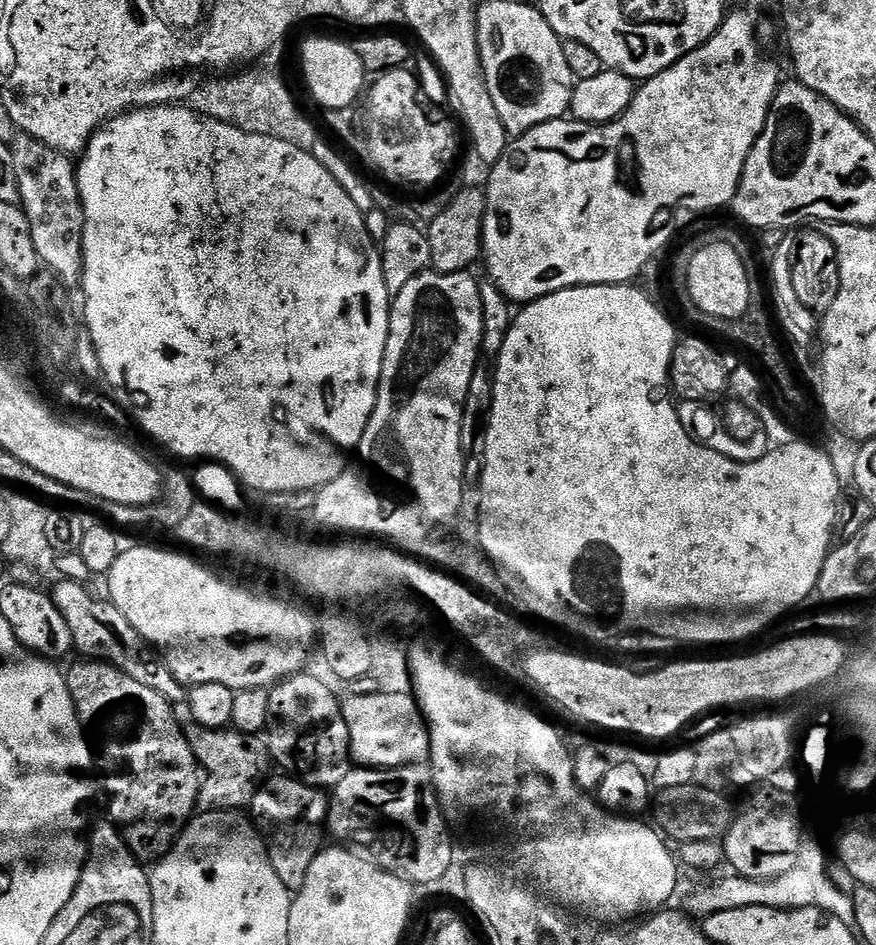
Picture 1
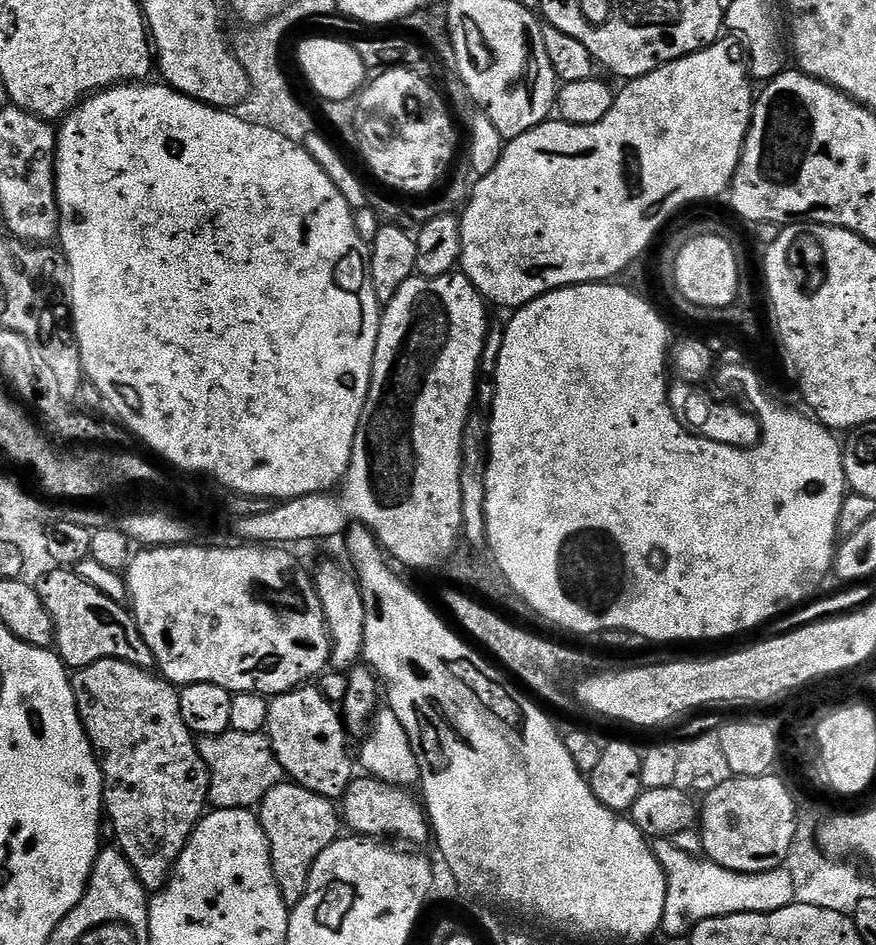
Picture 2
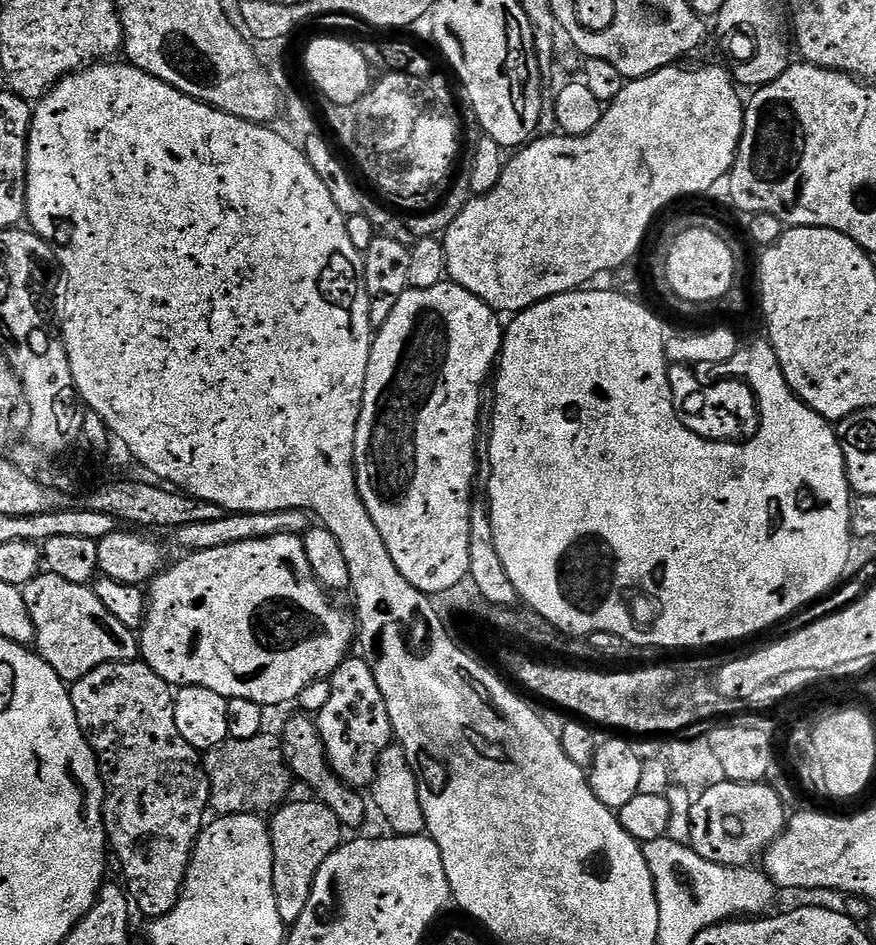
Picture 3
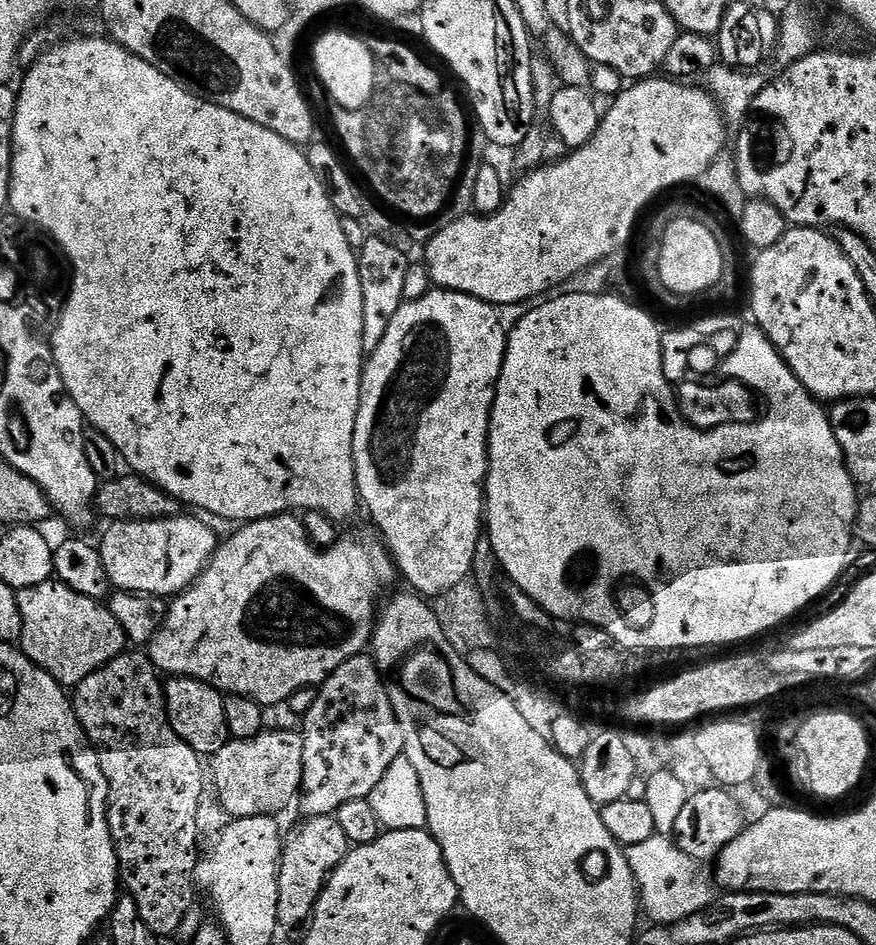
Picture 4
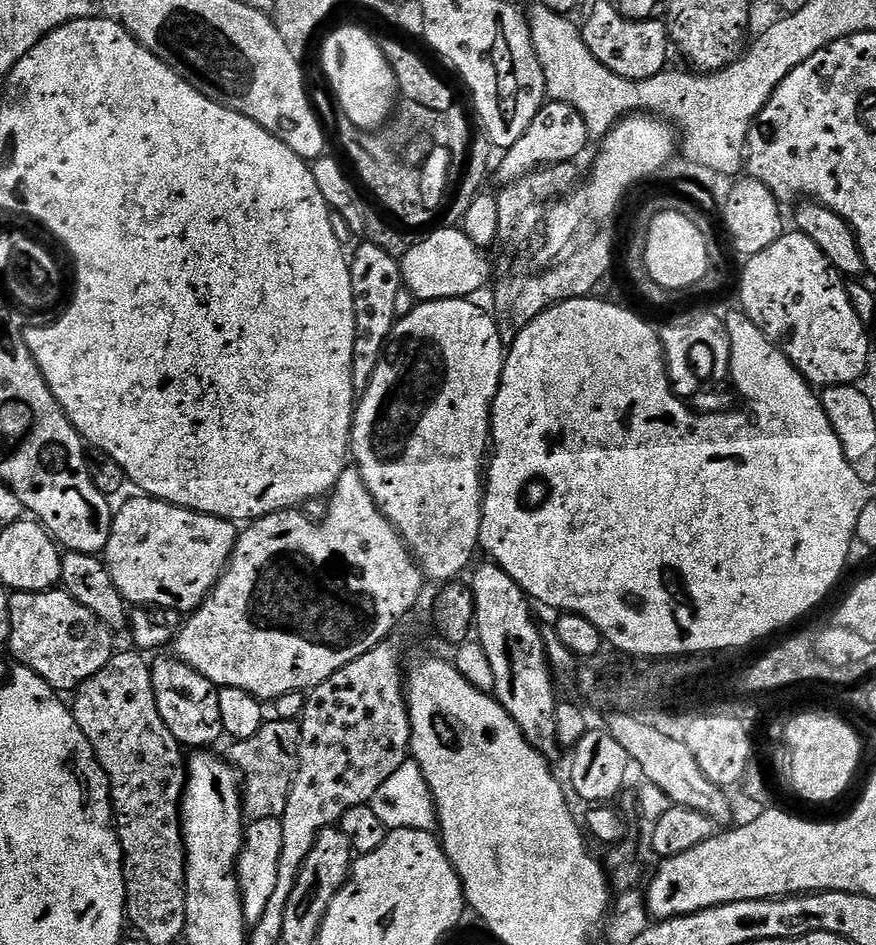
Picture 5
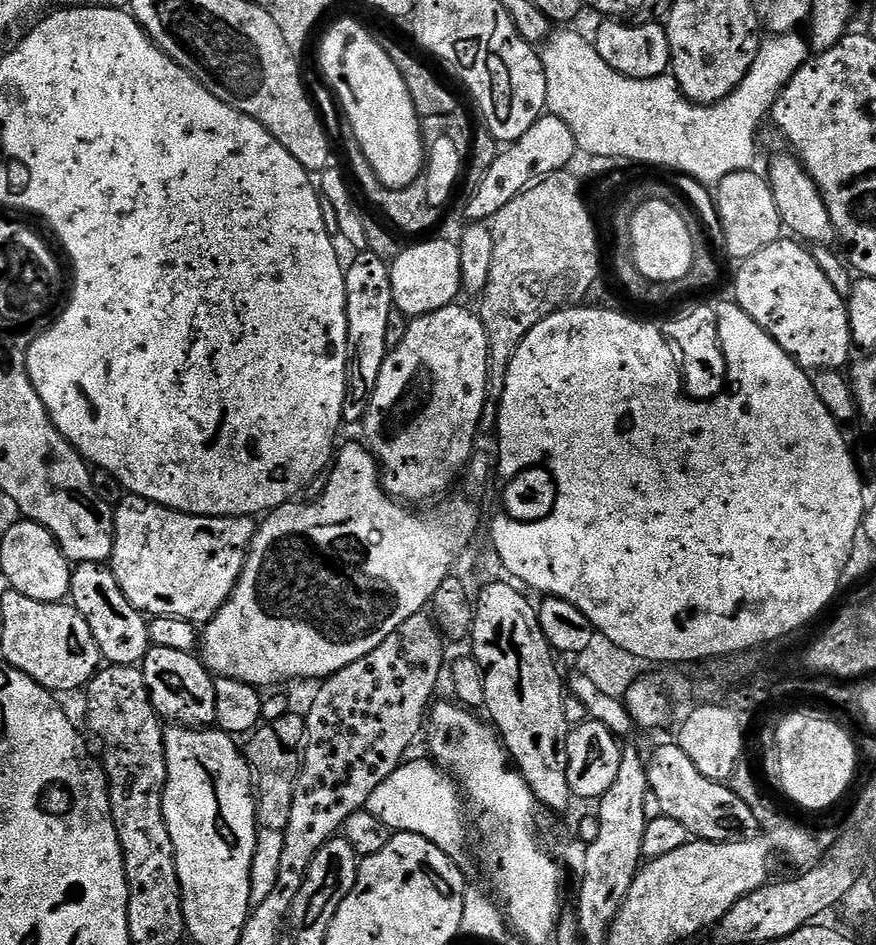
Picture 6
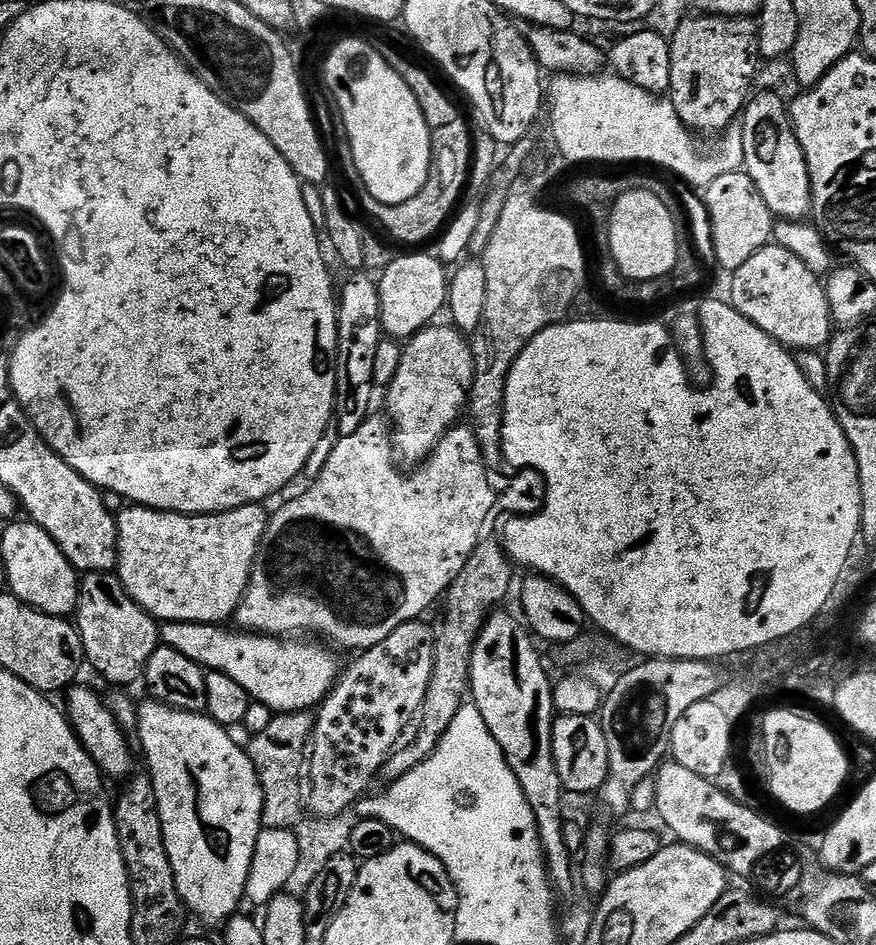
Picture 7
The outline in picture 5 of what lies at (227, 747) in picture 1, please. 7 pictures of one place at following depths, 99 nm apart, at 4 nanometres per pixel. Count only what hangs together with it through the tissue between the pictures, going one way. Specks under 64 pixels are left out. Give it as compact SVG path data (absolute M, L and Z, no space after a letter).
M265 719L262 730L254 738L235 741L226 753L242 781L242 807L249 821L262 818L279 820L286 814L296 765L300 762L300 725L294 720Z

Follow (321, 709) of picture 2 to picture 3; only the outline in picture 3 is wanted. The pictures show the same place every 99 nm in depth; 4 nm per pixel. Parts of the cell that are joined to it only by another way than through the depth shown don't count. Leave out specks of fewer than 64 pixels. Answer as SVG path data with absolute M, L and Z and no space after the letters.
M295 714L284 724L282 739L284 741L284 757L288 759L288 767L292 769L292 775L297 781L300 780L309 788L311 795L320 803L326 805L339 818L341 825L345 829L356 828L368 816L370 804L367 799L364 800L357 789L349 784L341 782L337 776L330 774L326 750L322 738L316 729L316 721L308 714Z

